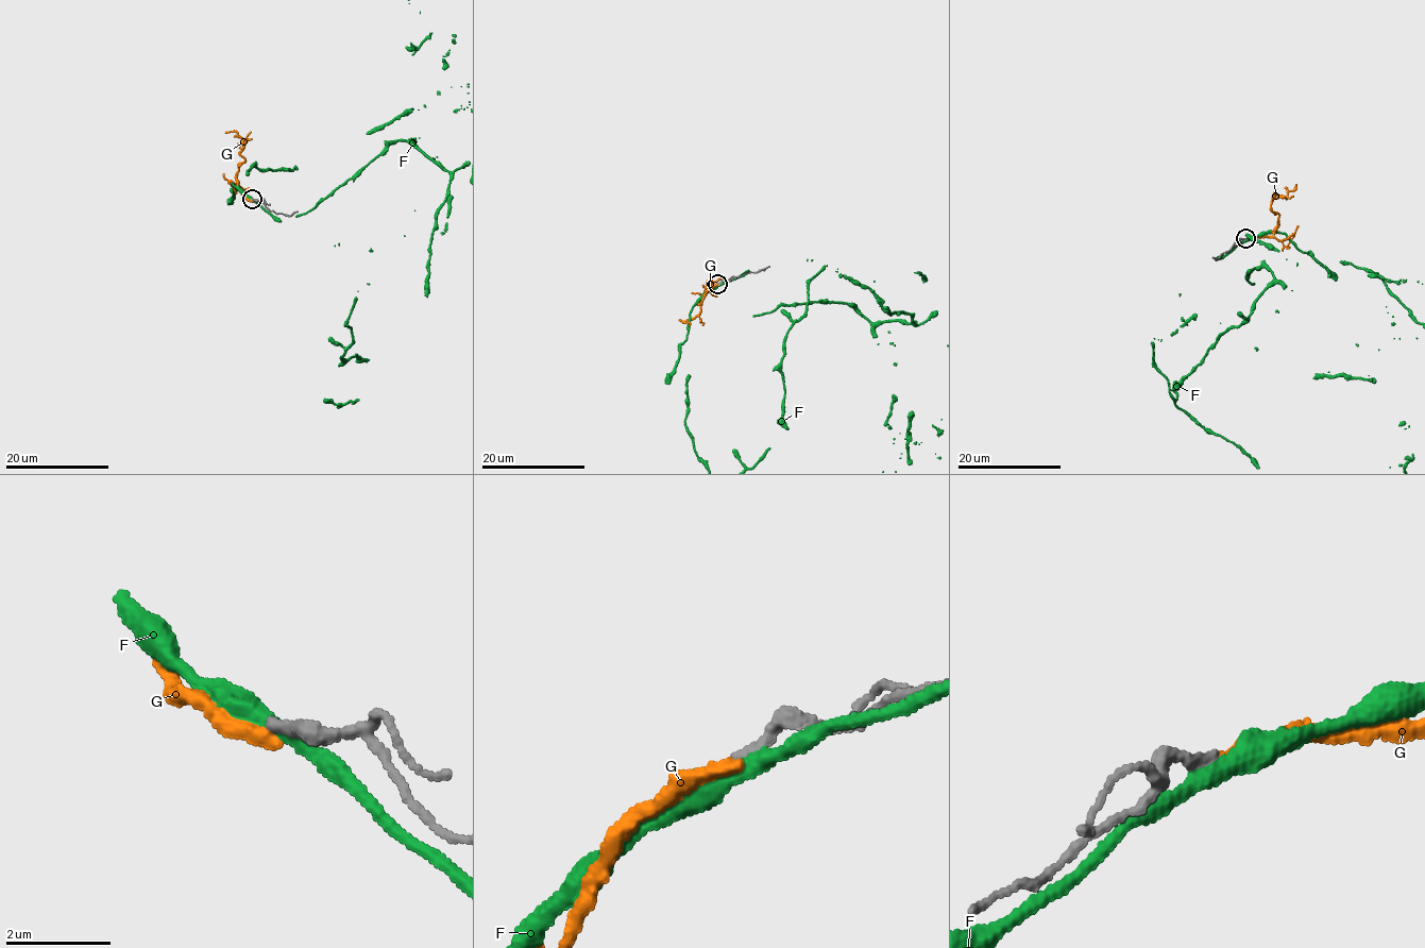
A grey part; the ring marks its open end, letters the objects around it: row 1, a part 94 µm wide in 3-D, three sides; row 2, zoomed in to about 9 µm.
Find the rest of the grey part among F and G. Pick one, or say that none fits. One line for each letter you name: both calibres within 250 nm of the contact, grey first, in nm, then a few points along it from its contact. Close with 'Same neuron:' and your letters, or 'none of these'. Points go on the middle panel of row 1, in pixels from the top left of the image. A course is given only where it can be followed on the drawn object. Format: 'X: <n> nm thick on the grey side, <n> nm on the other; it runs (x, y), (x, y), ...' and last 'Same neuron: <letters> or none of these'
Same neuron: none of these

